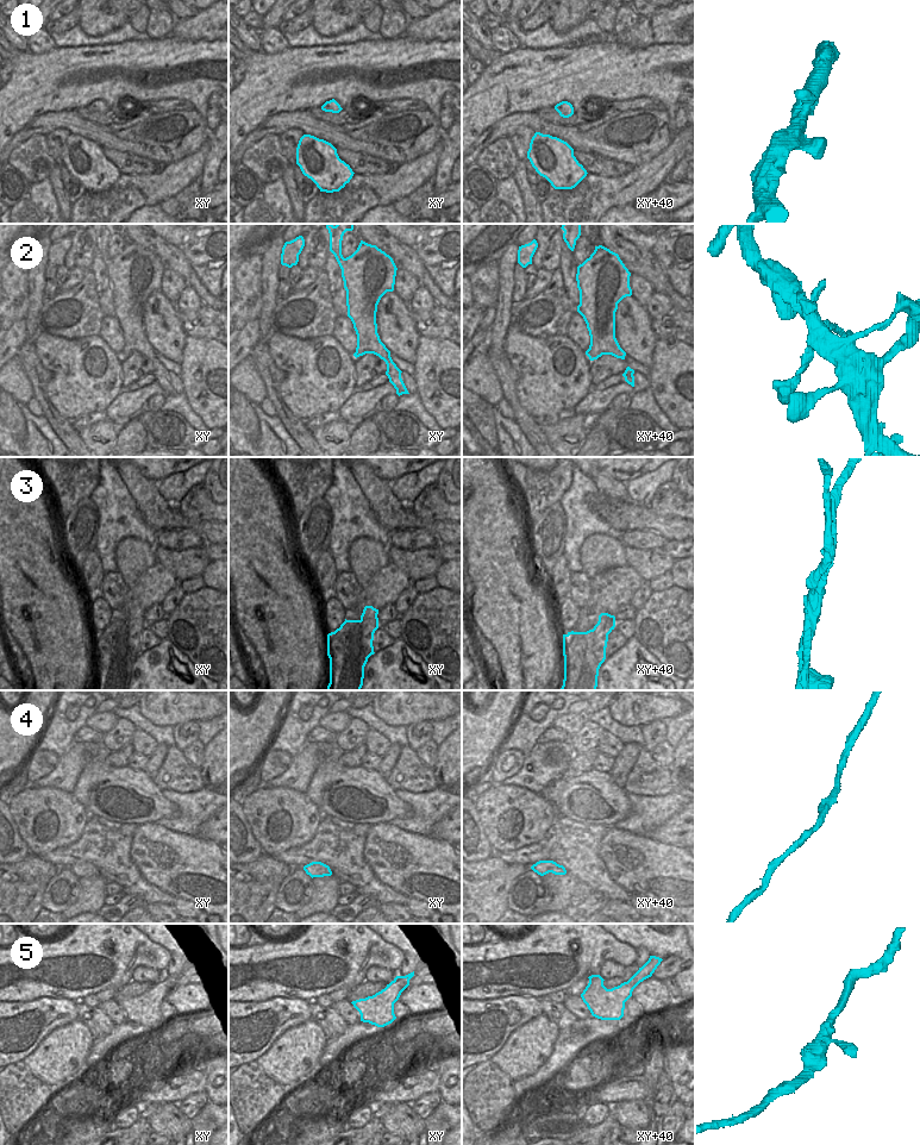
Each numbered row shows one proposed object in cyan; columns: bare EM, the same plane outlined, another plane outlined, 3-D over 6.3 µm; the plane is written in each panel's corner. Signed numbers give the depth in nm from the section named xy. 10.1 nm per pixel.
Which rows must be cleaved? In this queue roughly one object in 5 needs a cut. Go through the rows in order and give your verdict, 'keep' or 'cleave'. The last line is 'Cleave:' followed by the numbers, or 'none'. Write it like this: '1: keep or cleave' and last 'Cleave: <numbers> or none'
1: keep
2: keep
3: cleave
4: keep
5: keep
Cleave: 3

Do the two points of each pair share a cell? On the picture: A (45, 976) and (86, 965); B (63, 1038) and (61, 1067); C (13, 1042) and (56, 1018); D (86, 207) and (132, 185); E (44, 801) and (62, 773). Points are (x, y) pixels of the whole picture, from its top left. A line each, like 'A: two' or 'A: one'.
A: one
B: one
C: one
D: one
E: two

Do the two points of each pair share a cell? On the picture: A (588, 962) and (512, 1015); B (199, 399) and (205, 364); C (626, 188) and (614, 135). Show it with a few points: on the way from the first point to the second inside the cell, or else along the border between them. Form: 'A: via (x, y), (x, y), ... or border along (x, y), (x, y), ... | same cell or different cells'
A: border along (508, 995), (531, 995), (537, 999) | different cells
B: via (205, 390), (205, 373) | same cell
C: border along (658, 154), (649, 161), (633, 167) | different cells

